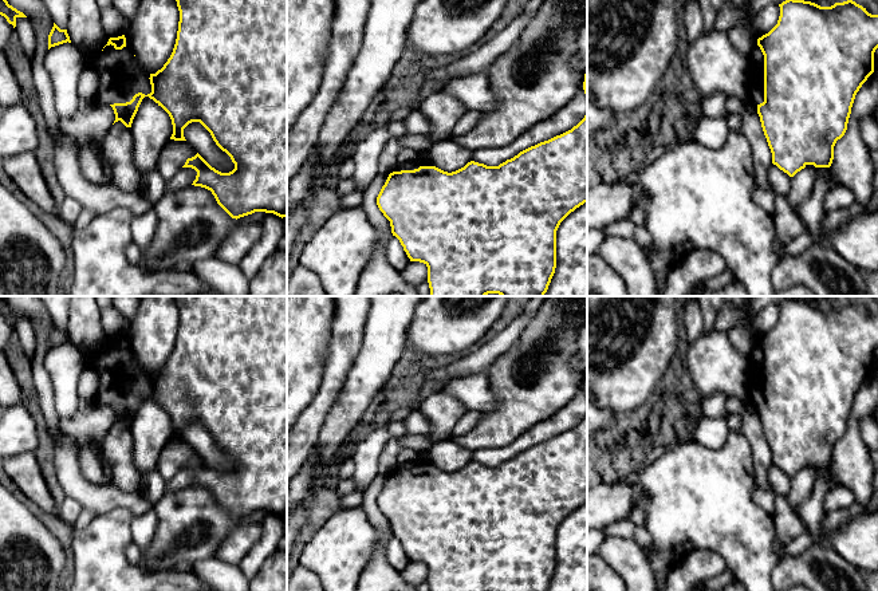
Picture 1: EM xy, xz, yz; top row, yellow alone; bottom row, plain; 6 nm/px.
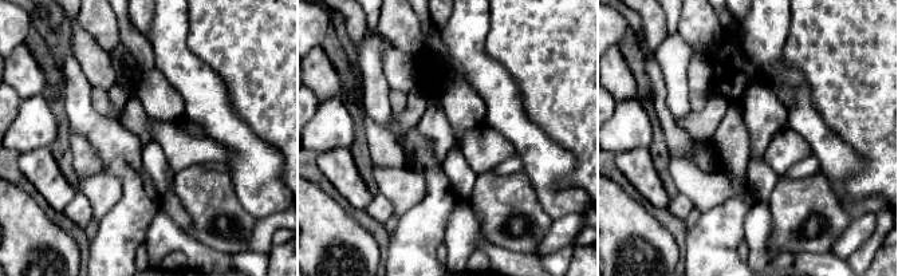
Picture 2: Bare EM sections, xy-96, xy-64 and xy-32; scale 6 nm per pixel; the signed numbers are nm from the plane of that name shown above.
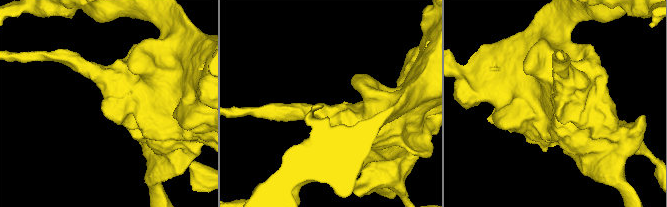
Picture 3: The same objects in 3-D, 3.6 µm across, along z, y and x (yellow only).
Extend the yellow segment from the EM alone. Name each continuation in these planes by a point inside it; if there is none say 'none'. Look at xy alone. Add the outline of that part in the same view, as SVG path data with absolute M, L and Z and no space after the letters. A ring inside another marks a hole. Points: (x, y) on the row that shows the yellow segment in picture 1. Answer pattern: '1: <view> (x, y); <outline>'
1: xy (121, 77); M129 42L122 50L106 46L101 54L88 58L86 64L98 74L95 106L126 103L138 92L151 92L150 72L139 64Z

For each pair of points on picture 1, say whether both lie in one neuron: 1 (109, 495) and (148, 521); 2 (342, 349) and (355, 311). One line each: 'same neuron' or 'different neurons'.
1: different neurons
2: same neuron

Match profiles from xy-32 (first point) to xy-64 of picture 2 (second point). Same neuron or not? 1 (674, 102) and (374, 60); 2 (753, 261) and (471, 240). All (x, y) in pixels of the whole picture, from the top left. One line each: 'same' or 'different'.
1: same
2: same

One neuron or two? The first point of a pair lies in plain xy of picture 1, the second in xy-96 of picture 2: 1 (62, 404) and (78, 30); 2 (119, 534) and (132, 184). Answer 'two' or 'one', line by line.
1: two
2: one

